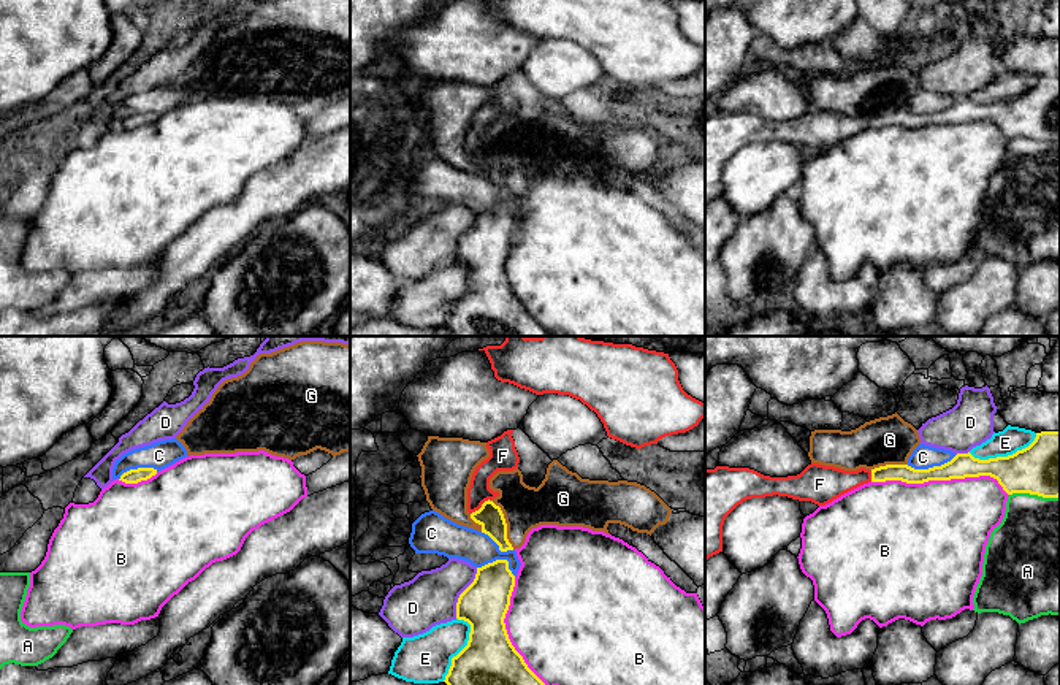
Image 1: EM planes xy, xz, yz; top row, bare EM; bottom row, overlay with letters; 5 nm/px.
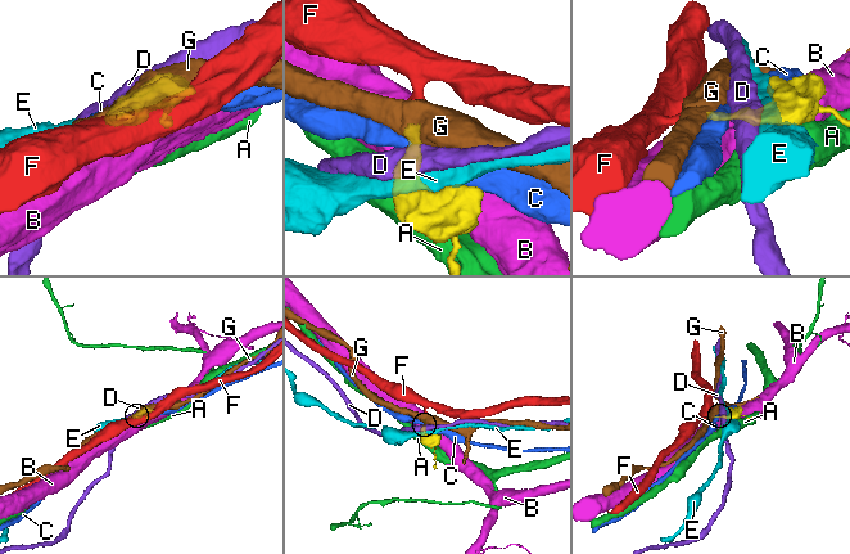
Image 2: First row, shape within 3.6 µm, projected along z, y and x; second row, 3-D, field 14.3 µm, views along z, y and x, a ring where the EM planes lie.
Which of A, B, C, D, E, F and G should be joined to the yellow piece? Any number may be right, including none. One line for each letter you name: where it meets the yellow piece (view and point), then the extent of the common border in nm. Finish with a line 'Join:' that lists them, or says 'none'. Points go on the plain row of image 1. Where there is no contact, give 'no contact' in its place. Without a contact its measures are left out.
F: meets yellow in xz at (480, 153); contact 130 nm long
Join: F

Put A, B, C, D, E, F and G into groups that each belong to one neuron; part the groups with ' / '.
A / B / C / D / E / F / G

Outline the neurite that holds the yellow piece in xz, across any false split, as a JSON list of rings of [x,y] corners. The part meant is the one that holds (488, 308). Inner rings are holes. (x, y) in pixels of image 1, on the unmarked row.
[[[507,205],[477,212],[474,227],[459,239],[456,263],[471,270],[467,290],[452,303],[445,328],[452,336],[548,336],[512,290],[505,274],[505,258],[515,232]]]

